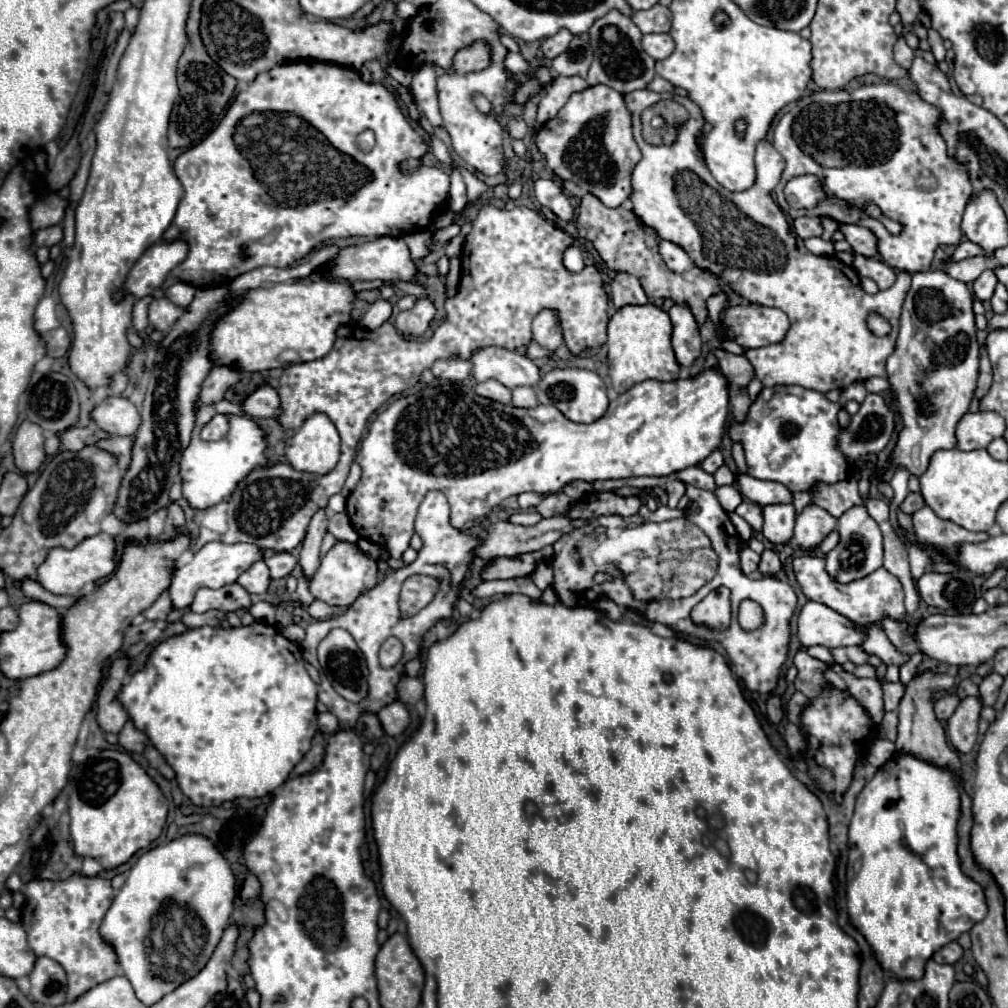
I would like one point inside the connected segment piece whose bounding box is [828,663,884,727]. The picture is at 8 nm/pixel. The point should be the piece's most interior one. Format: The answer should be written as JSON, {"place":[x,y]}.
{"place":[868,691]}

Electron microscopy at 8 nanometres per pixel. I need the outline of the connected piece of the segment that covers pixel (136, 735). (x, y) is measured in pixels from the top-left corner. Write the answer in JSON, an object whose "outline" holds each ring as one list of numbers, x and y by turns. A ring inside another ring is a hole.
{"outline":[[128,721,120,733,120,745,128,751,128,753,142,753,144,747,148,743,146,733,142,733,140,729,134,727,132,721]]}

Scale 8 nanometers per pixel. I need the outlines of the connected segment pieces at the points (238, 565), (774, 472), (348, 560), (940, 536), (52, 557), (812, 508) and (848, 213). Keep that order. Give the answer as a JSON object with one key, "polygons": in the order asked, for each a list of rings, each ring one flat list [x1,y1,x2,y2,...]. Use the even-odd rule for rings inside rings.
{"polygons":[[[212,541,212,543,204,545,200,551,194,553,194,559,188,565,178,567,174,577,172,577,168,593,170,593,170,599,172,599,174,607,176,609,188,607,192,603,192,597,194,597,196,589,200,589,200,587,218,589,222,585,234,583,246,569,250,569,262,557,264,557,262,549,258,545,252,545,252,543,232,543,232,545,226,545,226,543,220,543,220,541]],[[796,385,764,387,756,403,750,405,746,421,730,427,732,441,744,445,748,475,778,481,790,491,808,491,816,481,834,483,850,477,850,467,836,449,836,435,840,429,836,415,840,407,842,403,832,403,812,389]],[[340,541,322,557,322,563,320,563,318,571,314,573,314,577,310,581,310,591,316,599,320,599,328,605,348,607,356,601,356,597,360,593,370,591,376,585,376,573,378,573,378,567,376,567,374,559,360,553,356,543]],[[922,507,910,515,914,533,920,541,930,541,930,545,946,545,946,549,954,549,962,541,986,541,988,533,968,531,952,521,940,519,930,507]],[[98,533,94,537,88,537,80,545,76,545,72,551,68,549,52,549,46,557,46,561,38,567,38,583,48,589,54,595,76,595,86,583,96,583,116,569,116,545,114,535]],[[808,505,796,515,794,525,794,543,802,549,814,549,818,543,836,527,836,517,818,505]],[[894,83,864,85,854,91,818,91,798,99,774,127,772,145,786,161,782,179,774,189,778,207,790,219,802,215,830,217,838,223,866,227,878,239,878,255,886,265,908,273,928,271,938,245,960,243,962,213,972,197,964,167,946,153,946,143,936,129,938,117,936,107],[922,171,930,171,936,177,936,185,930,191,916,185],[806,173,822,177,822,187,832,197,852,205,874,201,886,217,902,225,902,231,892,235,880,221,862,217,858,207,844,209,832,201,824,201,814,209,792,209,782,189,790,177]]]}

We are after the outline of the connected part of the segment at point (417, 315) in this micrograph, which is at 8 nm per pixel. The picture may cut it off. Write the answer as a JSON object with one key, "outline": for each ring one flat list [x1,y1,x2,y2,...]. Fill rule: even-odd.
{"outline":[[414,299,412,309,400,311,396,315,396,329,404,335,418,337,428,329,428,325,434,317,434,311,436,311,436,307,432,305,430,299]]}

